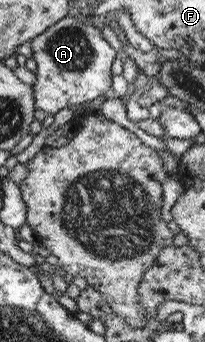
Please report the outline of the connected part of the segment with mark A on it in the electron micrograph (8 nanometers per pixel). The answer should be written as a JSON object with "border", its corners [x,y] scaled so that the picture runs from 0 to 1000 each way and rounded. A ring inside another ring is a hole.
{"border":[[[312,47],[254,76],[224,79],[195,99],[166,102],[137,123],[151,170],[176,184],[171,231],[151,249],[161,316],[263,336],[283,322],[351,319],[410,298],[517,278],[541,263],[541,187],[571,164],[527,123],[498,114],[483,73],[400,67],[390,47]]]}

